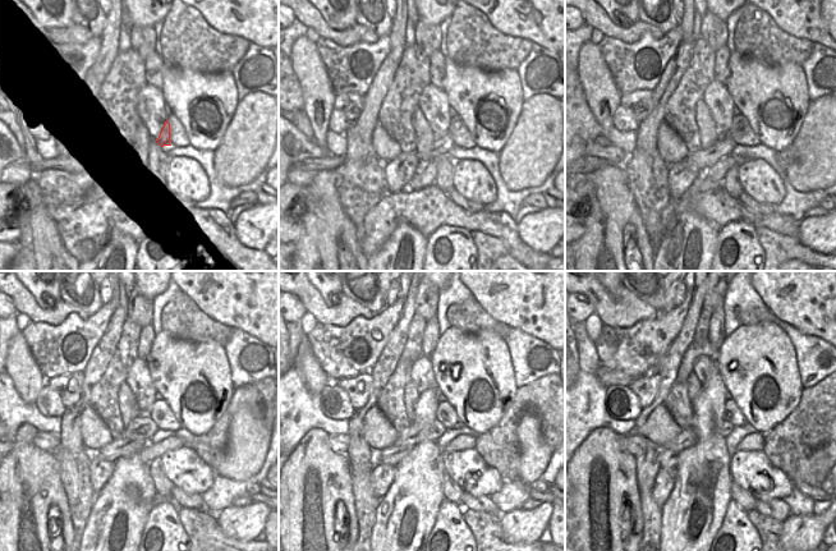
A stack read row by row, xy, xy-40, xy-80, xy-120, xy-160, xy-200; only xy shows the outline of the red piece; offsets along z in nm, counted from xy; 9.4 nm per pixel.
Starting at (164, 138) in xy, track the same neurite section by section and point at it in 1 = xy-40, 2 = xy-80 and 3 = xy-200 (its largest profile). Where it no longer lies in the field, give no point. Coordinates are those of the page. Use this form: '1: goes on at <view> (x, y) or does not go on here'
1: goes on at xy-40 (441, 146)
2: goes on at xy-80 (702, 160)
3: goes on at xy-200 (666, 459)

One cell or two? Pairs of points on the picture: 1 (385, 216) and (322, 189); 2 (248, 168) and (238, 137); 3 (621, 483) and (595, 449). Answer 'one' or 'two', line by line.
1: two
2: one
3: one

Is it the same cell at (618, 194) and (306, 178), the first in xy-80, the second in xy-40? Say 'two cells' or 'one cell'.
two cells

